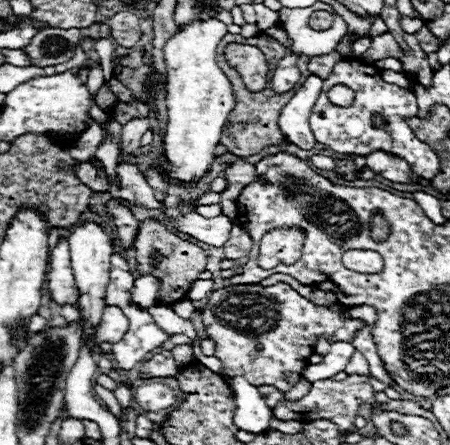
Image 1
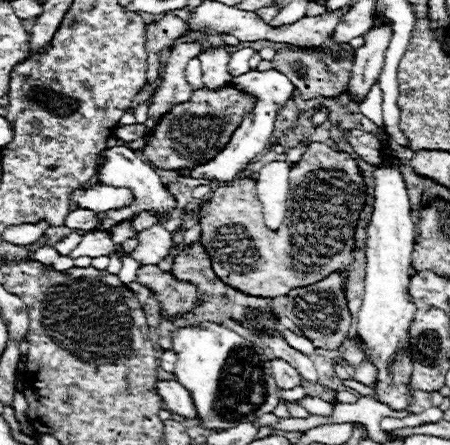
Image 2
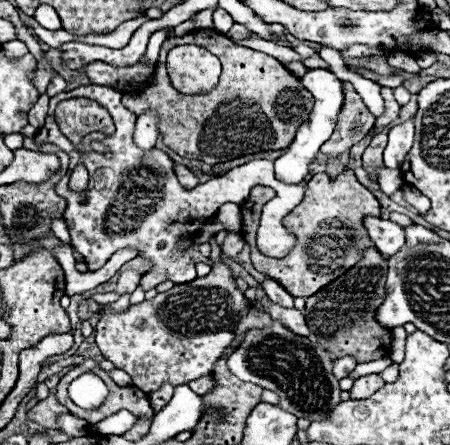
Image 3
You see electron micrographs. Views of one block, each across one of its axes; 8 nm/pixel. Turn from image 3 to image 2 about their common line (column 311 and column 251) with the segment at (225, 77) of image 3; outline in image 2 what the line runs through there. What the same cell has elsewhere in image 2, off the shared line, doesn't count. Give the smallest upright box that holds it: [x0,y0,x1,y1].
[144,86,256,170]

